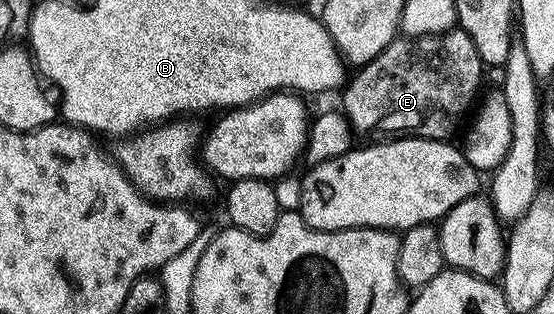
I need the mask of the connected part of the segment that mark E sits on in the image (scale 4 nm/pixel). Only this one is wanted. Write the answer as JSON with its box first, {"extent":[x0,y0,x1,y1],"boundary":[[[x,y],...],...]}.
{"extent":[340,28,484,142],"boundary":[[[455,28],[447,34],[433,34],[423,38],[399,36],[388,44],[388,48],[384,48],[384,52],[380,52],[380,56],[353,71],[352,77],[341,91],[343,94],[340,109],[350,122],[351,130],[358,136],[409,136],[444,142],[453,139],[458,125],[462,121],[463,125],[475,109],[481,86],[484,86],[484,63],[468,32]]]}

